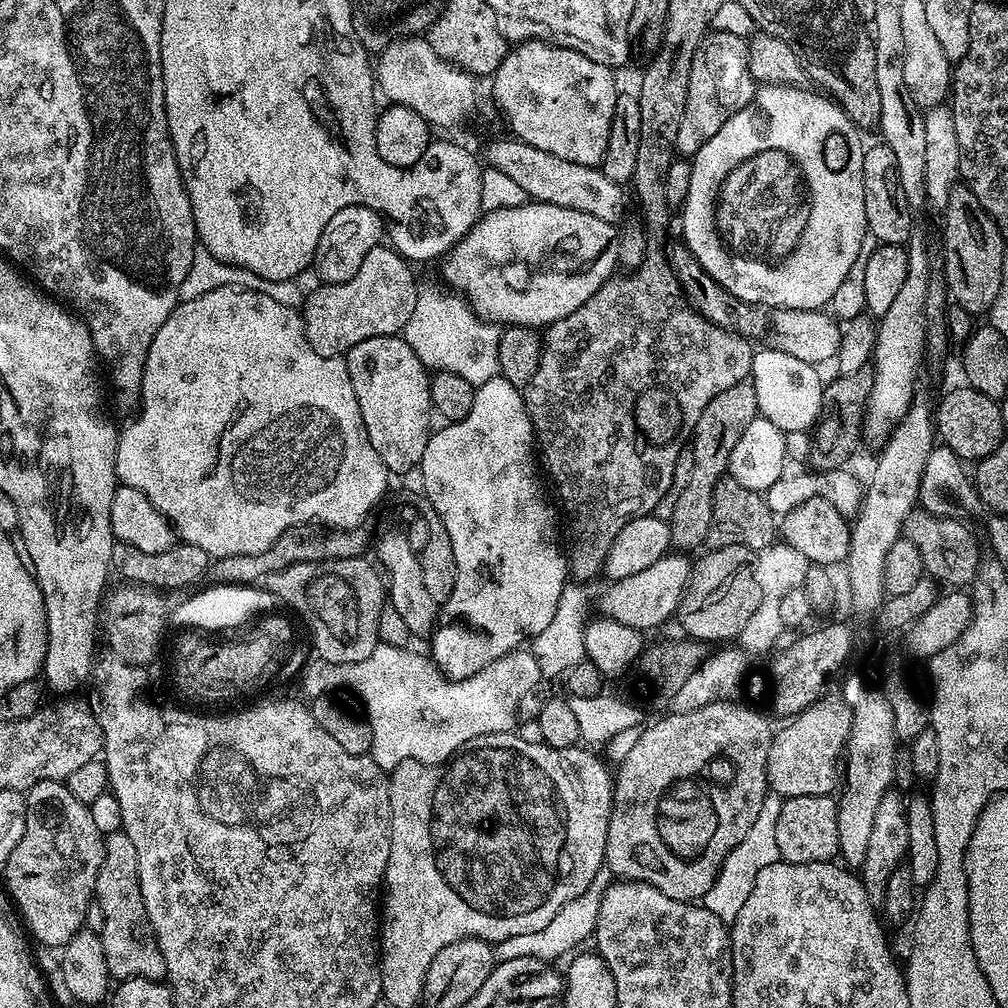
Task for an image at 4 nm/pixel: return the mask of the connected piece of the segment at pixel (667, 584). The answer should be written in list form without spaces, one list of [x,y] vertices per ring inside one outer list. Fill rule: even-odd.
[[[669,554],[658,558],[654,566],[646,566],[631,578],[613,580],[608,589],[599,596],[598,607],[603,615],[609,616],[614,622],[622,622],[622,626],[639,628],[656,628],[668,619],[677,615],[680,599],[688,589],[688,580],[692,576],[693,561],[687,560],[684,554]],[[676,555],[676,556],[675,556]]]

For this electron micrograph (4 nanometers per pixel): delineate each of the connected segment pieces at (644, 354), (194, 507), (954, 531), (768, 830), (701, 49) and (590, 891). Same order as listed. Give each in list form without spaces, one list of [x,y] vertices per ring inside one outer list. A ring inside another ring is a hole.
[[[649,250],[644,255],[644,260],[639,267],[631,269],[627,274],[613,274],[607,282],[598,286],[574,314],[566,314],[558,322],[547,325],[542,332],[542,347],[538,370],[534,370],[534,378],[523,388],[524,405],[528,411],[528,417],[534,429],[534,440],[538,445],[538,456],[548,470],[549,476],[556,483],[556,490],[570,514],[570,526],[578,536],[572,545],[567,545],[568,570],[573,581],[594,580],[604,570],[604,559],[610,554],[610,546],[614,546],[614,538],[618,538],[618,530],[626,522],[630,522],[639,516],[647,516],[657,511],[660,499],[671,493],[672,479],[676,476],[676,463],[680,455],[685,455],[686,445],[691,441],[692,432],[696,428],[698,418],[702,410],[722,390],[730,390],[730,386],[745,383],[752,371],[753,345],[747,339],[741,338],[726,328],[720,328],[712,324],[704,316],[699,316],[692,309],[692,305],[684,298],[680,290],[680,284],[672,273],[672,266],[668,262],[667,255],[663,251]]]
[[[219,288],[218,290],[210,290],[210,294],[202,294],[202,298],[194,298],[193,300],[185,300],[177,303],[175,310],[170,314],[170,318],[166,318],[166,322],[162,322],[158,334],[154,334],[148,347],[148,353],[144,362],[144,373],[140,382],[139,408],[140,413],[125,428],[121,427],[119,429],[116,438],[116,479],[120,484],[142,490],[142,494],[146,494],[146,498],[168,519],[168,523],[176,529],[177,537],[185,544],[202,546],[202,550],[206,550],[209,558],[233,556],[234,554],[254,554],[257,556],[258,554],[262,554],[262,550],[270,550],[273,542],[283,532],[290,530],[290,526],[298,526],[299,524],[315,522],[329,528],[361,527],[365,523],[364,519],[371,514],[372,507],[383,498],[384,491],[388,488],[390,473],[387,466],[382,462],[382,458],[378,458],[378,453],[375,452],[374,446],[370,446],[370,438],[366,434],[366,426],[362,422],[362,410],[358,406],[358,398],[354,394],[354,386],[350,382],[347,359],[339,356],[323,356],[322,354],[318,354],[310,346],[308,335],[304,332],[303,315],[297,309],[295,312],[290,305],[283,304],[282,301],[275,300],[272,296],[267,296],[264,290],[257,290],[255,288]]]
[[[913,510],[904,520],[902,536],[903,539],[914,542],[914,546],[918,546],[924,571],[933,581],[941,585],[952,584],[948,586],[968,586],[975,581],[982,563],[980,544],[976,541],[975,534],[960,521],[960,518],[931,516],[929,512]]]
[[[775,794],[765,796],[758,810],[758,818],[754,818],[750,830],[746,830],[746,838],[742,838],[742,842],[738,842],[738,846],[734,846],[734,850],[726,854],[714,886],[710,886],[710,890],[706,890],[702,898],[704,908],[710,910],[710,914],[714,914],[723,924],[731,926],[734,918],[738,918],[750,890],[754,890],[754,878],[758,878],[758,873],[780,860],[778,838],[774,838],[774,826],[778,826],[781,803],[781,797]]]
[[[712,32],[697,46],[690,70],[690,86],[686,90],[686,110],[682,122],[678,122],[678,138],[674,145],[681,157],[695,156],[696,151],[710,142],[724,123],[756,95],[758,84],[748,69],[748,45],[749,41],[738,34]]]
[[[607,865],[598,870],[598,874],[594,876],[594,881],[590,884],[586,891],[578,898],[571,899],[558,910],[558,914],[551,919],[548,926],[534,934],[518,934],[512,938],[497,941],[494,946],[497,961],[509,961],[513,958],[522,957],[538,957],[540,960],[551,962],[553,959],[568,952],[576,950],[580,943],[587,937],[588,939],[595,933],[598,918],[598,910],[601,908],[602,898],[605,890],[614,882],[614,877]]]

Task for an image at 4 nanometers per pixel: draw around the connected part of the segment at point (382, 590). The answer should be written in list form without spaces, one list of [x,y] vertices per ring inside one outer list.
[[[355,556],[320,562],[298,562],[286,566],[284,570],[274,570],[272,574],[266,574],[263,578],[262,587],[274,593],[281,605],[289,604],[294,611],[304,615],[304,620],[308,623],[308,632],[312,635],[312,644],[316,647],[315,655],[321,660],[335,664],[362,662],[362,658],[370,658],[370,654],[376,648],[380,639],[379,616],[386,607],[386,584],[377,565],[369,560],[364,556]]]

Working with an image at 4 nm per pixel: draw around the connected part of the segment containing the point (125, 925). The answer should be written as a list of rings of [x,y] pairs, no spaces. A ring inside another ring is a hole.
[[[122,830],[104,836],[104,861],[98,870],[94,900],[98,908],[100,904],[100,916],[104,919],[104,925],[99,925],[98,931],[109,977],[120,982],[134,978],[163,981],[168,971],[142,898],[138,850]]]

